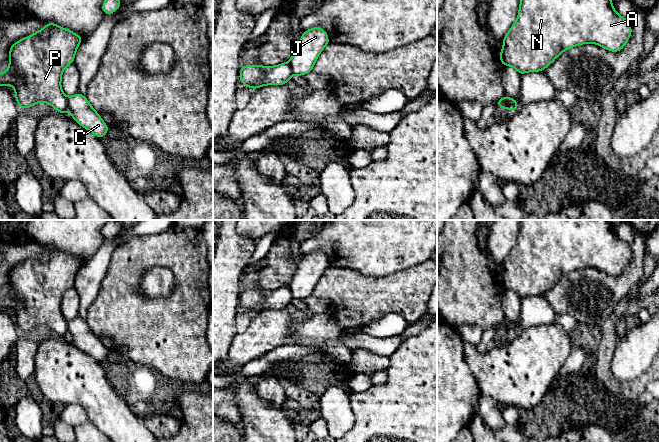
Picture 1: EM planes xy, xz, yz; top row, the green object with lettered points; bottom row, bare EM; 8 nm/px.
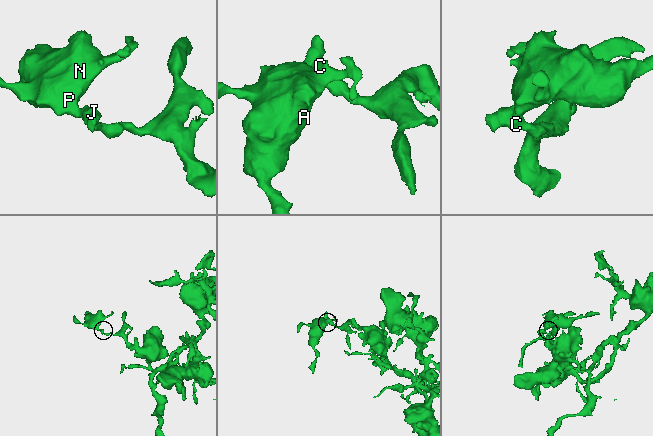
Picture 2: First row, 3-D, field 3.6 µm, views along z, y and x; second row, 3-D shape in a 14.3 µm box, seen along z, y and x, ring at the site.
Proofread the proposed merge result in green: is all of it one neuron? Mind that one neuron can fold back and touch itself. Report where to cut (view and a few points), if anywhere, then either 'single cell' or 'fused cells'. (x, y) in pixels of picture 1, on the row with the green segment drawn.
cut in xy along (67, 98), (68, 109); fused cells

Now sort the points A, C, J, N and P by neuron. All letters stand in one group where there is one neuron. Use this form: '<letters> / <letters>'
A N P / C J

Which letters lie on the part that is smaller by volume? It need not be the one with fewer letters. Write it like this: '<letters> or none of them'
A, N, P

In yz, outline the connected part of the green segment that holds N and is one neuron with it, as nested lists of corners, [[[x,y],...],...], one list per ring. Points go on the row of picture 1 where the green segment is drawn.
[[[520,0],[518,17],[502,40],[499,58],[502,66],[512,66],[522,76],[526,72],[542,72],[564,51],[581,44],[593,43],[610,52],[620,52],[631,34],[629,21],[614,10],[612,0]]]

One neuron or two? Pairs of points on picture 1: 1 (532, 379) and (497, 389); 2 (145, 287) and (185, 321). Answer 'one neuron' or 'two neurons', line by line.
1: one neuron
2: two neurons

